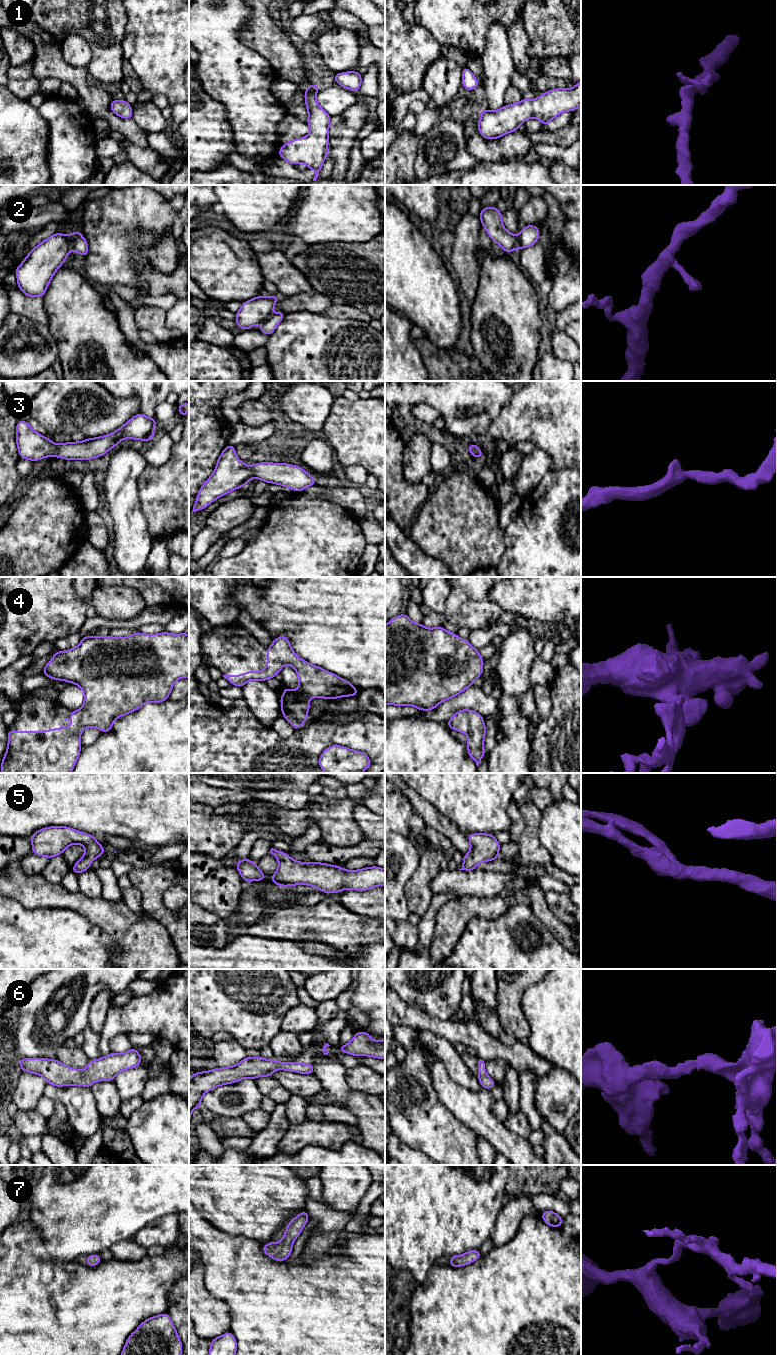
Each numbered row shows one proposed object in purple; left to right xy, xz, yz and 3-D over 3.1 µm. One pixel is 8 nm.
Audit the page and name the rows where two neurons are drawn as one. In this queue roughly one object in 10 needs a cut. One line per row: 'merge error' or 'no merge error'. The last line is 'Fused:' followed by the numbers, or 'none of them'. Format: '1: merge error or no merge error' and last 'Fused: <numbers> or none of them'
1: no merge error
2: merge error
3: no merge error
4: no merge error
5: no merge error
6: no merge error
7: no merge error
Fused: 2

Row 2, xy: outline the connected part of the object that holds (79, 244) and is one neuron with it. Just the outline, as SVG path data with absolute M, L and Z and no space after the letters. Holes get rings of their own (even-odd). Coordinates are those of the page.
M75 230L70 235L70 237L72 242L72 249L85 258L88 255L88 243L86 239L78 230Z

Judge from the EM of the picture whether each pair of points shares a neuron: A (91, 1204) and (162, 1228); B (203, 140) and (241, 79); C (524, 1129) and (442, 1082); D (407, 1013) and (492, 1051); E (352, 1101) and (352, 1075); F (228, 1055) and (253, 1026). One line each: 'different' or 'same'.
A: different
B: different
C: different
D: same
E: different
F: different

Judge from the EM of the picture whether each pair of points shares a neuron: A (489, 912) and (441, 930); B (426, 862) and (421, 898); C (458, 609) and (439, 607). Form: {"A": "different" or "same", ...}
{"A": "same", "B": "same", "C": "different"}

